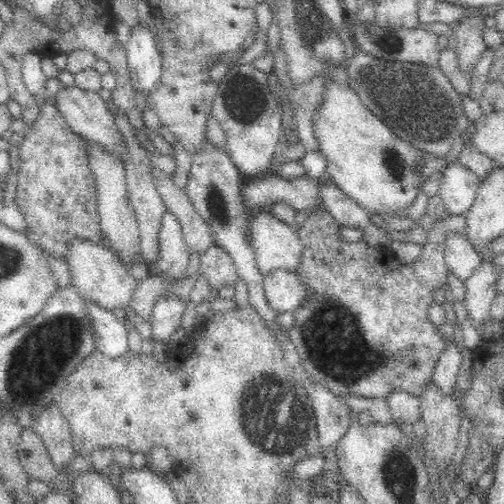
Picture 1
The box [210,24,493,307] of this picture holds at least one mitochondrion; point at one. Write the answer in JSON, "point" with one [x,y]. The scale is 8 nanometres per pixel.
{"point":[408,100]}

